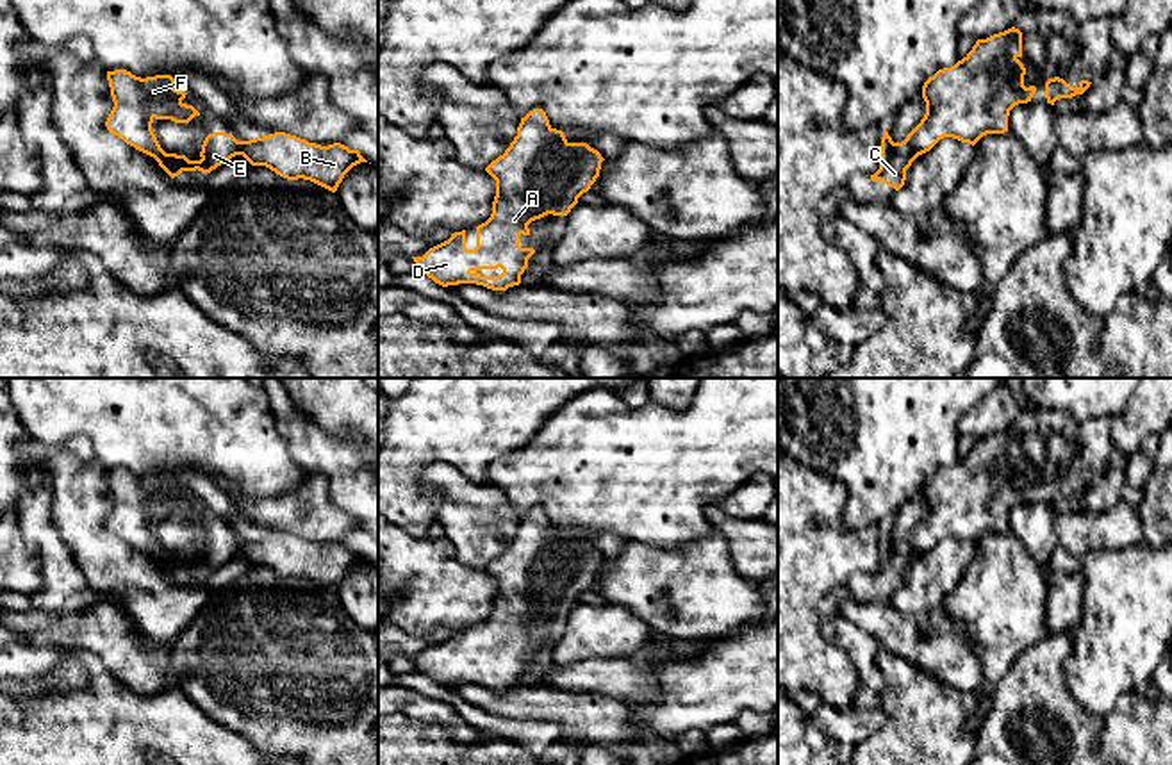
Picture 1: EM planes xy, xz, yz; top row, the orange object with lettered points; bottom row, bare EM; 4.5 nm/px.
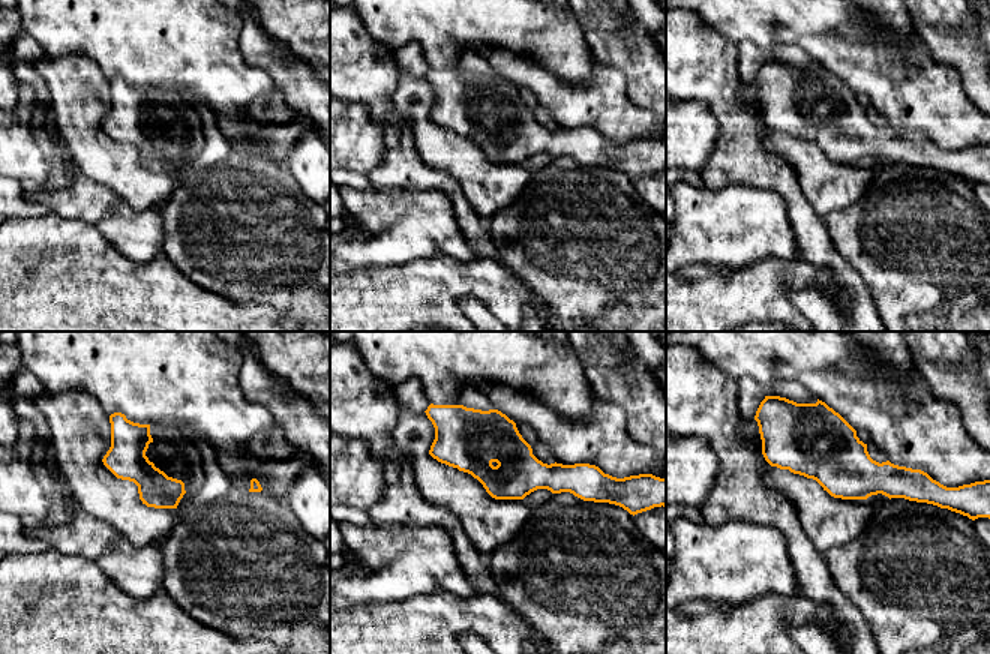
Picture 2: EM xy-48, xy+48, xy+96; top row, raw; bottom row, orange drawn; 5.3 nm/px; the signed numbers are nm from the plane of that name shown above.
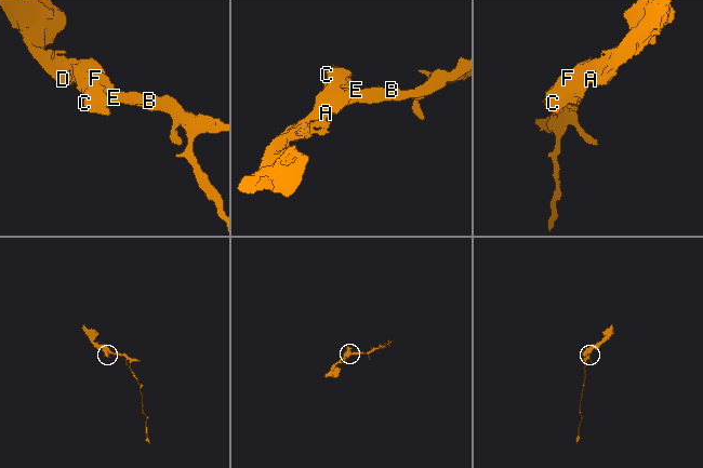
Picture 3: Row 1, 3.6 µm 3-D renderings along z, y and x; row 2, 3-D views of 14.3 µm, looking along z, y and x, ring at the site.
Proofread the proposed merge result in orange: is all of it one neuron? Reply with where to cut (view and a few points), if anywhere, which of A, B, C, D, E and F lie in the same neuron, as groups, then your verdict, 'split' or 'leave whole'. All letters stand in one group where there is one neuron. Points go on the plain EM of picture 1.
no cut | A B C D E F | leave whole

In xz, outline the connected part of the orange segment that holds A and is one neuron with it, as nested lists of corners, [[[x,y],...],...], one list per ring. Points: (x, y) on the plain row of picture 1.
[[[542,508],[530,510],[521,517],[517,535],[505,553],[485,567],[496,580],[496,596],[491,617],[476,626],[476,647],[466,647],[466,629],[455,631],[423,656],[412,656],[417,670],[442,687],[476,683],[492,690],[507,690],[519,685],[528,658],[535,653],[533,647],[519,646],[519,635],[530,635],[528,624],[548,613],[567,615],[599,576],[603,560],[601,553],[587,542],[569,542],[562,530],[549,524]]]

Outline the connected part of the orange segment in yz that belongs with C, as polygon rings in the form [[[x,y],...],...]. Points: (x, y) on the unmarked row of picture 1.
[[[1015,426],[978,439],[972,449],[951,467],[938,469],[922,485],[926,514],[904,540],[894,542],[888,531],[881,537],[881,563],[871,574],[872,581],[883,581],[899,590],[906,580],[912,562],[929,551],[940,539],[953,537],[962,542],[976,544],[986,533],[1008,531],[1010,510],[1019,503],[1031,501],[1036,487],[1024,485],[1026,467],[1022,457],[1022,432]]]

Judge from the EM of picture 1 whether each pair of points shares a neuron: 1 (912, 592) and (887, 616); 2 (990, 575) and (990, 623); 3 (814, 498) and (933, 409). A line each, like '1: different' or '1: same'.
1: different
2: same
3: different

